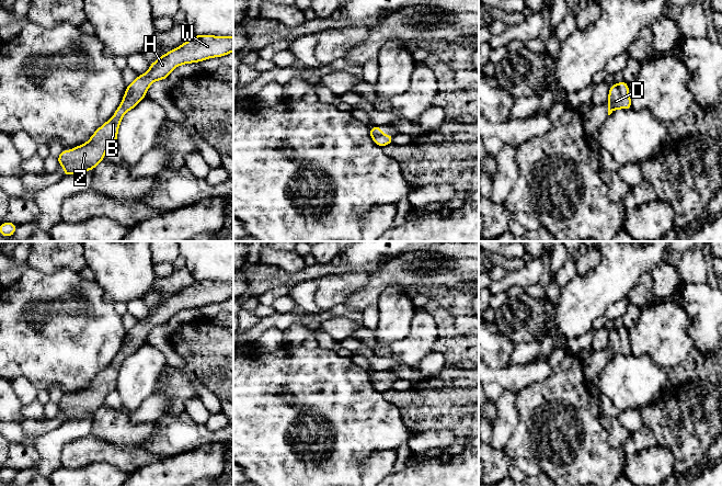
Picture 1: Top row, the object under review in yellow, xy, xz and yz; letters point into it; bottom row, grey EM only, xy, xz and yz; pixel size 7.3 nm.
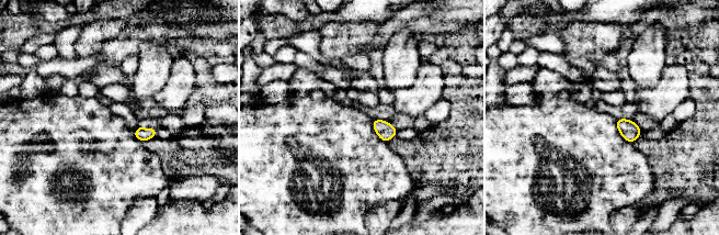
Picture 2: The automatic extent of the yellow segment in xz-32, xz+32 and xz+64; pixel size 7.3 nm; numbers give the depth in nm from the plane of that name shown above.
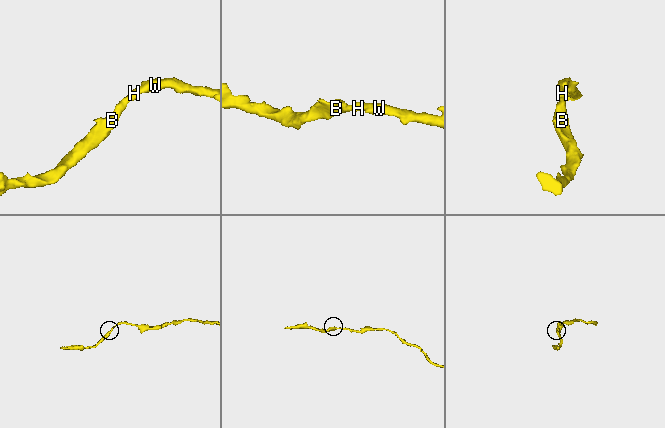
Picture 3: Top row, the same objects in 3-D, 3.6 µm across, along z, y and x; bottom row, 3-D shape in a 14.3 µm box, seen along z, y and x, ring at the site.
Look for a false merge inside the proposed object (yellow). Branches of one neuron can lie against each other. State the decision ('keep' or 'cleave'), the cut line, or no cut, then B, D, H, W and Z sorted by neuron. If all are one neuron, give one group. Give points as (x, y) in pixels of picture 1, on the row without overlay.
keep; cut none; groups B D H W Z

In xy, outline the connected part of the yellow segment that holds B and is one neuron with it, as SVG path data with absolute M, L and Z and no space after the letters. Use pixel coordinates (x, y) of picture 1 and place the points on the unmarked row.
M196 281L194 284L183 288L177 294L162 301L157 307L150 309L150 314L146 319L137 321L136 326L127 331L123 347L115 356L114 362L98 374L89 387L84 390L76 392L72 396L61 397L57 407L65 414L64 422L93 416L100 407L104 406L105 397L116 390L117 376L123 362L128 355L134 354L146 343L146 338L153 327L164 326L180 310L225 302L231 297L233 297L233 282Z

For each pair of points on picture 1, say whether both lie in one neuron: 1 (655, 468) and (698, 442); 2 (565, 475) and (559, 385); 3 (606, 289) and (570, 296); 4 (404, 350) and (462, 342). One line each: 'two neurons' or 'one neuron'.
1: two neurons
2: one neuron
3: one neuron
4: two neurons

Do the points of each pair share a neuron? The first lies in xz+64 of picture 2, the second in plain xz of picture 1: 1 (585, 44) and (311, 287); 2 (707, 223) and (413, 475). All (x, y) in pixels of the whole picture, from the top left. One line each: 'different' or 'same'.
1: different
2: same

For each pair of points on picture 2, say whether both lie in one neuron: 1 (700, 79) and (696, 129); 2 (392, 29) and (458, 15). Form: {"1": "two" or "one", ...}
{"1": "one", "2": "one"}

